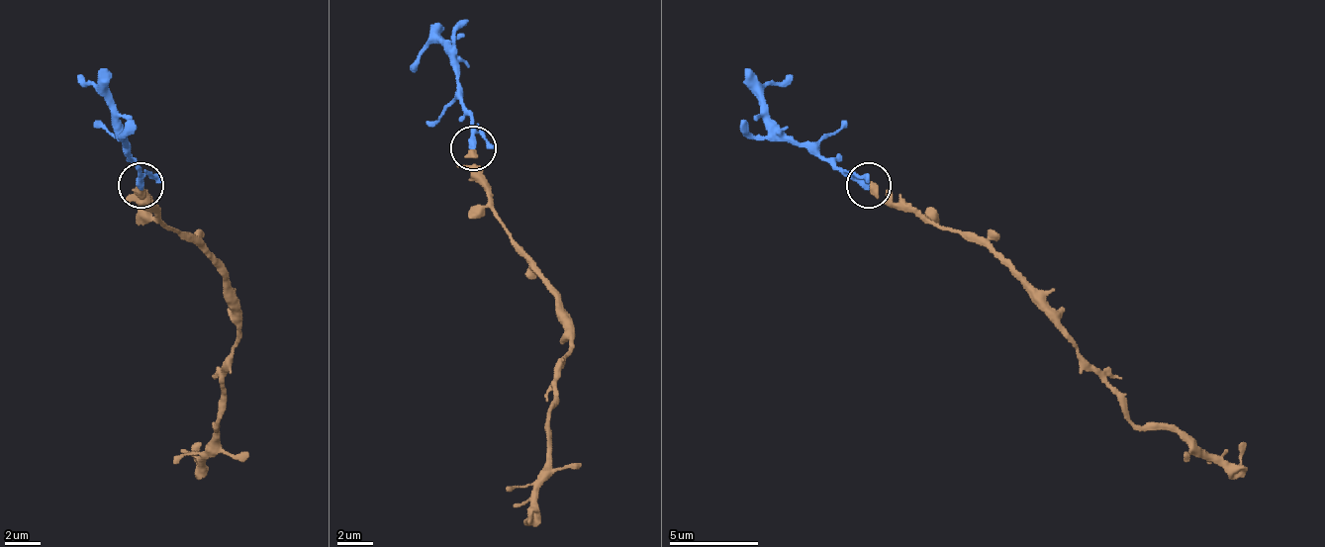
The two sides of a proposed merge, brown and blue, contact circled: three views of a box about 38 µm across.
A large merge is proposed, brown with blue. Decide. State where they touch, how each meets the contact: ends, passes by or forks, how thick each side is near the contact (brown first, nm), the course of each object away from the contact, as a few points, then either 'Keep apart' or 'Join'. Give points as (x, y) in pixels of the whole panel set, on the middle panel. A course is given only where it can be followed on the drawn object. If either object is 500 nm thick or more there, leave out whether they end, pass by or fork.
Place: (473, 148). At the ring brown ends. At the ring blue ends. Thickness 400 nm (brown) against 400 nm. Course of brown: (474, 151), (465, 165), (515, 250), (555, 295), (568, 335), (532, 523). Course of blue: (474, 147), (474, 120), (460, 102), (456, 61), (433, 44), (412, 70). Join

